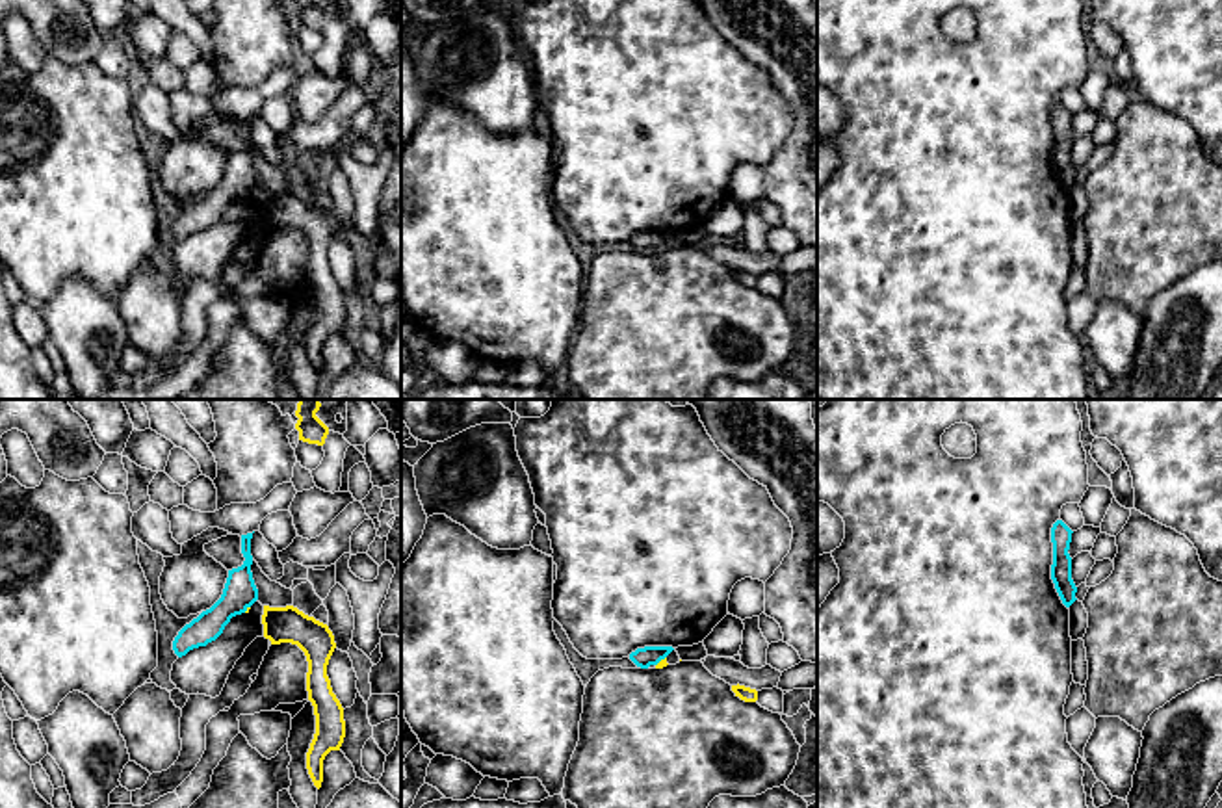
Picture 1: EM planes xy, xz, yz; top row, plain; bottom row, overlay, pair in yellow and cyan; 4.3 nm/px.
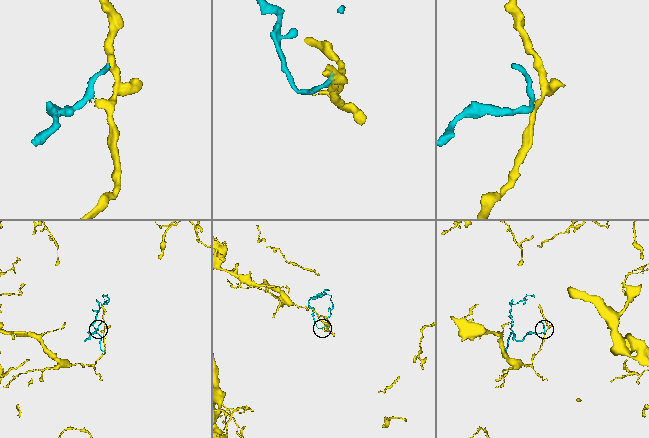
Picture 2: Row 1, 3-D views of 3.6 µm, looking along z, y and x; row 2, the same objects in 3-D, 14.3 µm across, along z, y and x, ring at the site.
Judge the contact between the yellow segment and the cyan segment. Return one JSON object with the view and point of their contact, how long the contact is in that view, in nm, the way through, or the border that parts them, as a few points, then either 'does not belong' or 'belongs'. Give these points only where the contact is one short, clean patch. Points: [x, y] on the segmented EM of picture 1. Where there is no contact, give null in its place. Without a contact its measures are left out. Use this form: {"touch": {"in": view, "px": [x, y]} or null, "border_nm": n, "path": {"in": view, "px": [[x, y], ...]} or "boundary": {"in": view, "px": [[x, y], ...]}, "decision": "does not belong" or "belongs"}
{"touch": {"in": "xz", "px": [660, 662]}, "border_nm": 60, "boundary": {"in": "xz", "px": [[665, 656], [656, 665]]}, "decision": "does not belong"}

